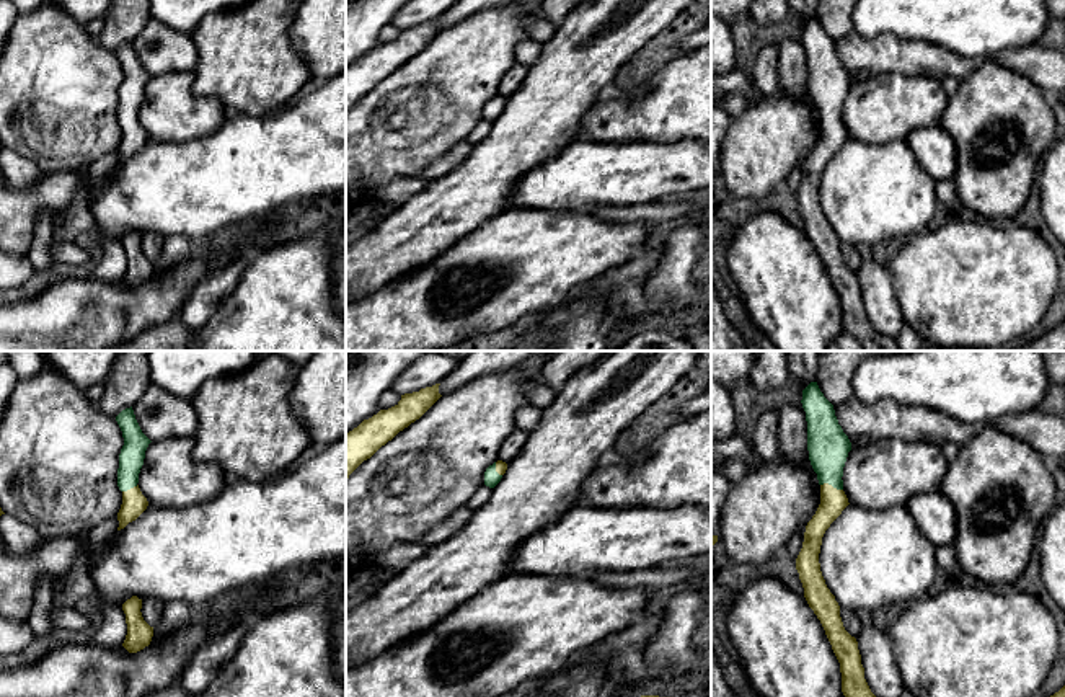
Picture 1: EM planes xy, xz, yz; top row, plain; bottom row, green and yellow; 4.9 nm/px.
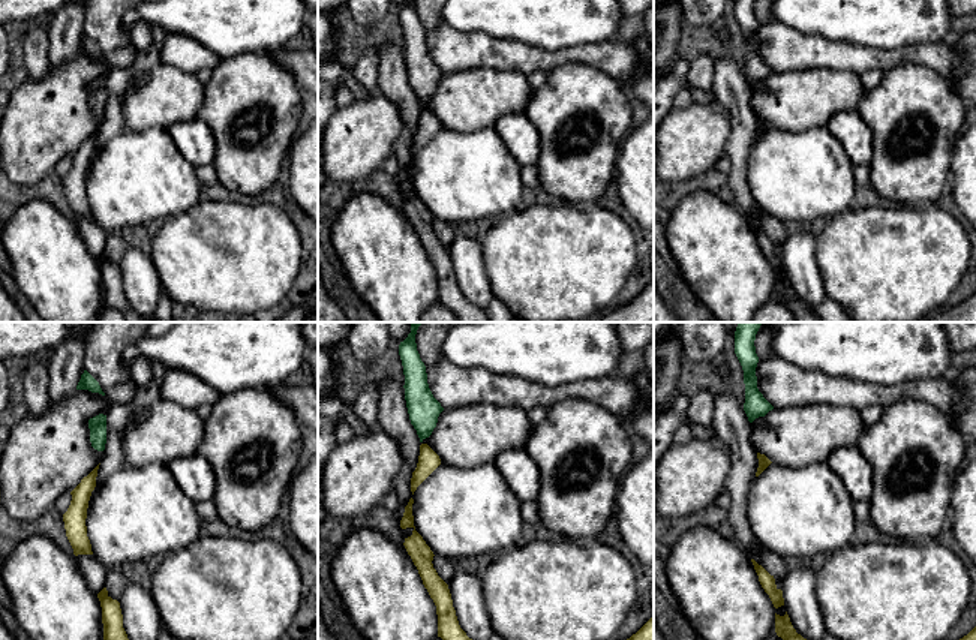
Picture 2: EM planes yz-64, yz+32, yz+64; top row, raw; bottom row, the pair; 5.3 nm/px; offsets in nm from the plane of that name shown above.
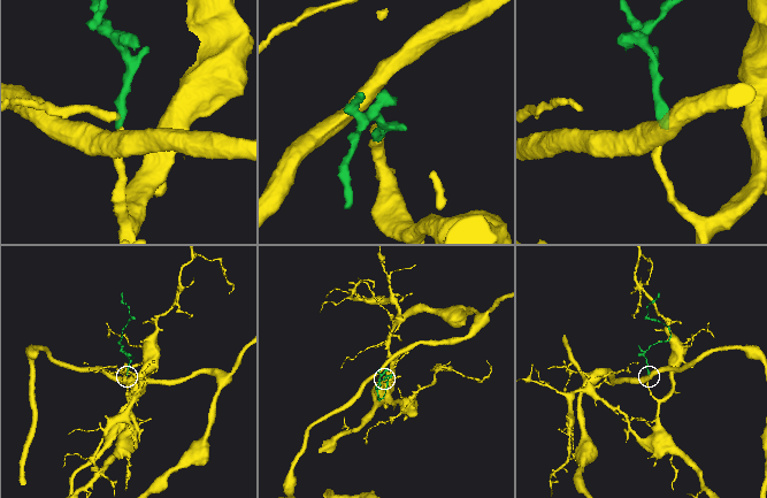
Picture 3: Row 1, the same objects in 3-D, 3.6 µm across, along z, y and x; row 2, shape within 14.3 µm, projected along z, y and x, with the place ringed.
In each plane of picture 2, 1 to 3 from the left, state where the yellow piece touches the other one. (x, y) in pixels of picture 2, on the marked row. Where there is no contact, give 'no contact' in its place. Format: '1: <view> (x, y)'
1: no contact
2: no contact
3: no contact

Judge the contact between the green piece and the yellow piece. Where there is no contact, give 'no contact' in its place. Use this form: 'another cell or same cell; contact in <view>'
same cell; contact in yz

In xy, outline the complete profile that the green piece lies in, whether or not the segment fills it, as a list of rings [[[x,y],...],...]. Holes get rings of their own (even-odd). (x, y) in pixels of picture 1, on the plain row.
[[[132,41],[122,44],[116,51],[116,55],[124,72],[117,103],[117,121],[122,126],[122,139],[117,147],[117,165],[121,165],[129,157],[135,155],[148,140],[148,135],[142,129],[137,118],[144,100],[145,85],[152,75],[142,67]]]

